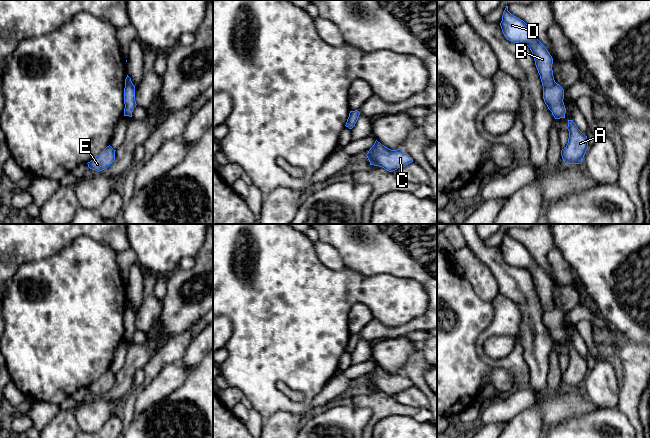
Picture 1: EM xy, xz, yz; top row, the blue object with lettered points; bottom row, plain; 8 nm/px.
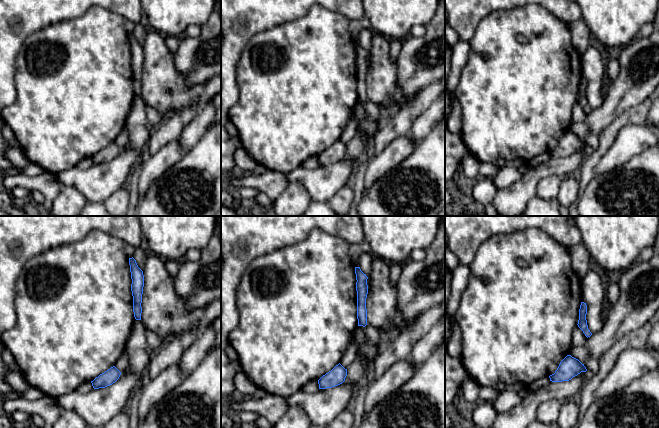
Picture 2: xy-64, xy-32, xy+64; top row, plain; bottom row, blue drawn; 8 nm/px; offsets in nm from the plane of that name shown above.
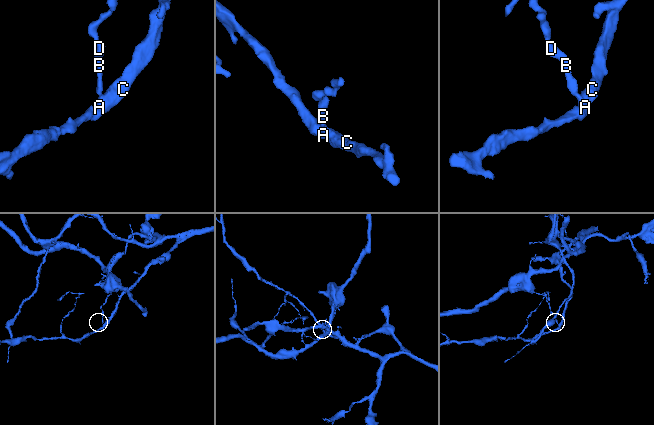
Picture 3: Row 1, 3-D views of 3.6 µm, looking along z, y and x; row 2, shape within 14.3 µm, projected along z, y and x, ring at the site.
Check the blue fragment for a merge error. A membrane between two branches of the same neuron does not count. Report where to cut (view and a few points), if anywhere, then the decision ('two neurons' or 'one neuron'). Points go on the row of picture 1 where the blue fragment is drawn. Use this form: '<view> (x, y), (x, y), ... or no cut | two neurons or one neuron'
yz (550, 109), (557, 105), (564, 113) | two neurons

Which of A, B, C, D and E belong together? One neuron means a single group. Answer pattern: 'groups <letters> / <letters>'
groups A C E / B D

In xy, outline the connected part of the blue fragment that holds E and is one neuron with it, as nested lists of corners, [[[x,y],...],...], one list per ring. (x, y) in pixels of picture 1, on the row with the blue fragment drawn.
[[[110,145],[88,162],[88,167],[97,172],[107,169],[115,160],[115,151]]]

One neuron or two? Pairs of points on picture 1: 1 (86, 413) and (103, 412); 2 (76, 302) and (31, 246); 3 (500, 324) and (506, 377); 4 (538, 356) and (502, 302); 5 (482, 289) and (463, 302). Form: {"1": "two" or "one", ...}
{"1": "one", "2": "two", "3": "two", "4": "two", "5": "two"}

